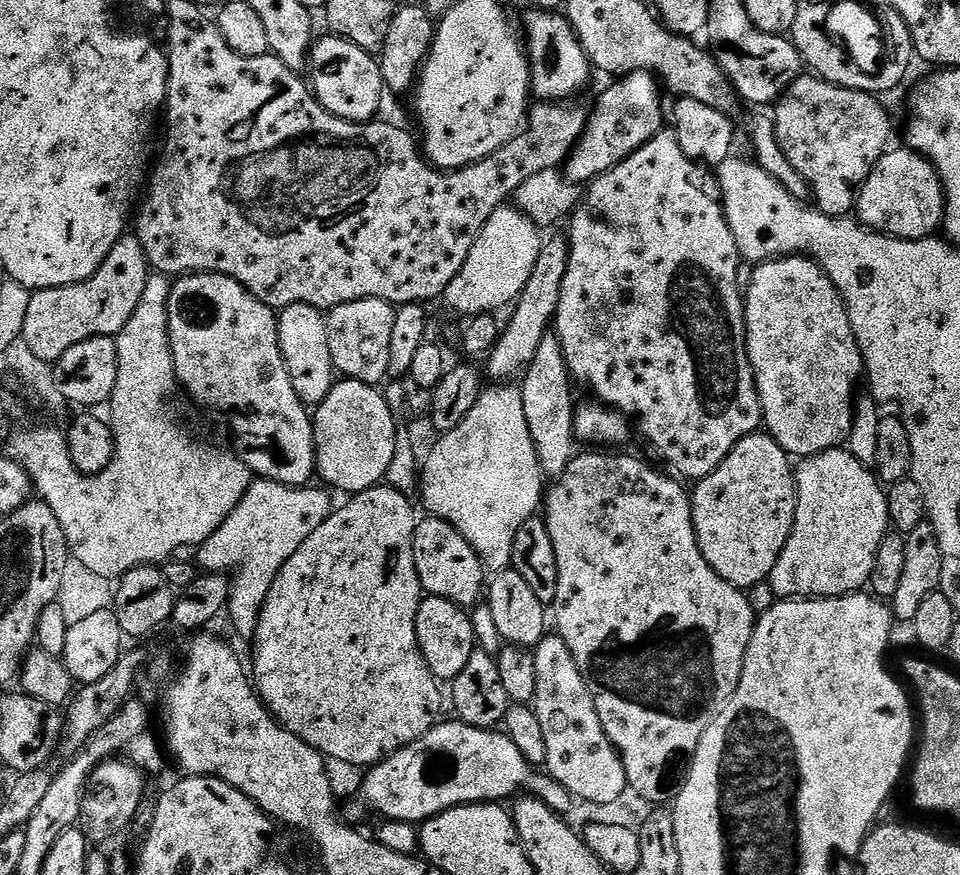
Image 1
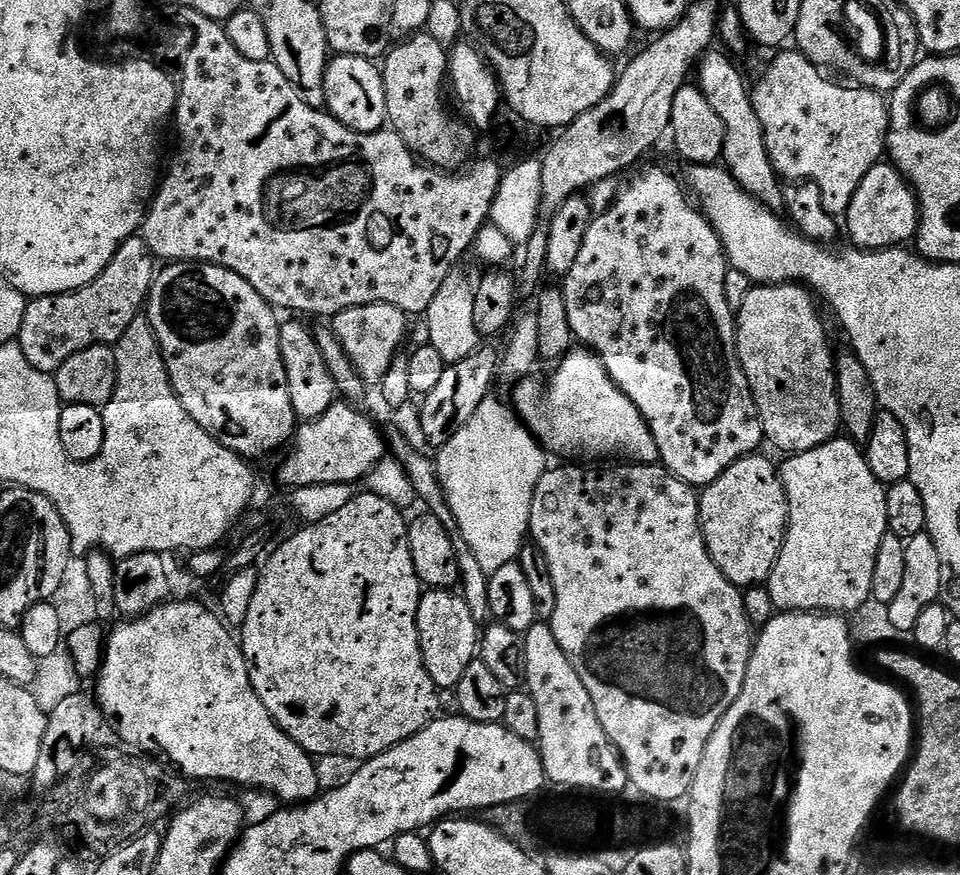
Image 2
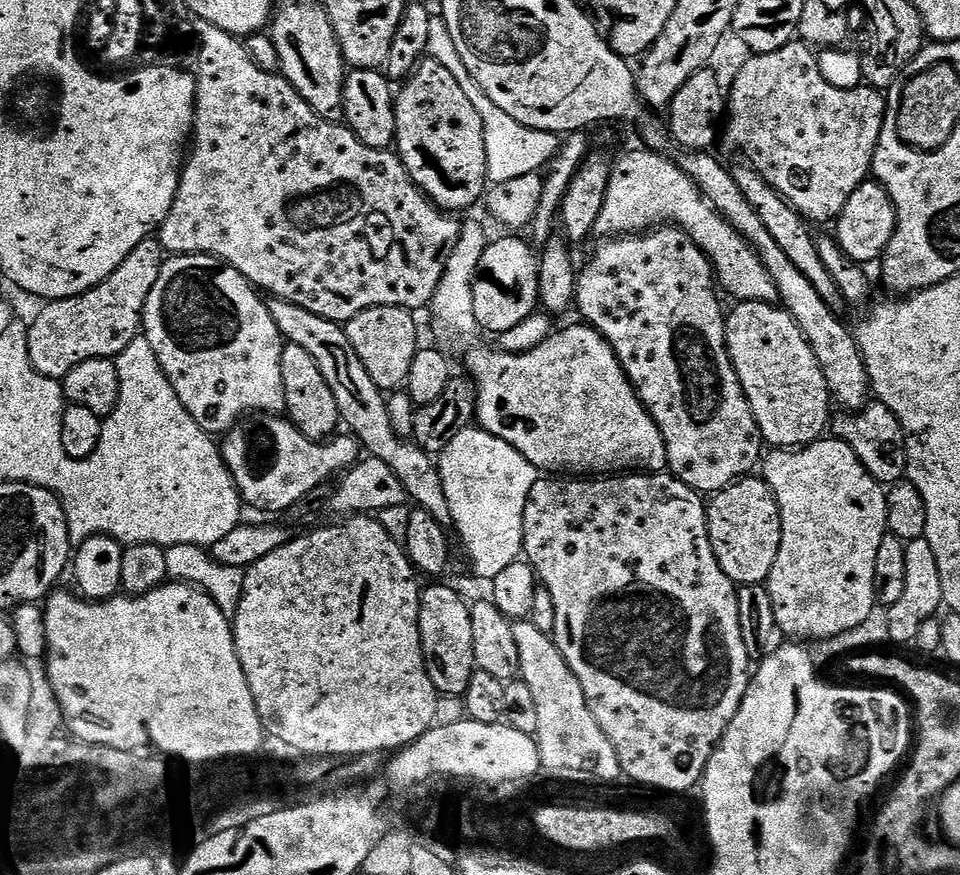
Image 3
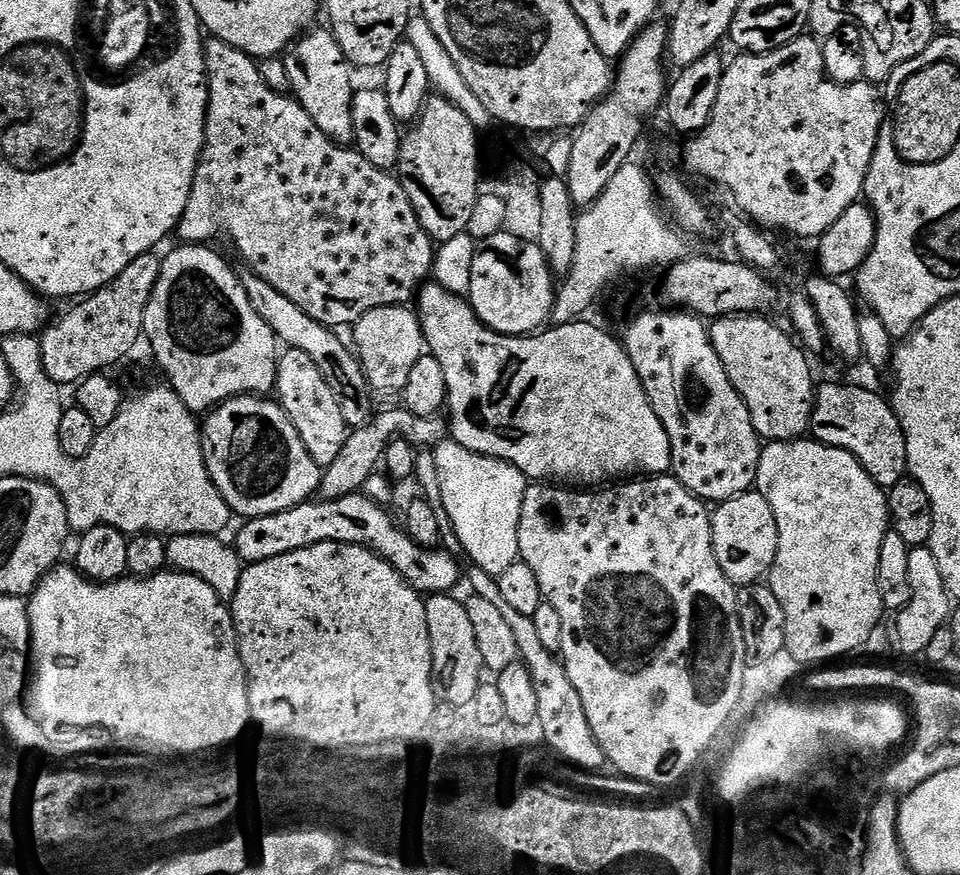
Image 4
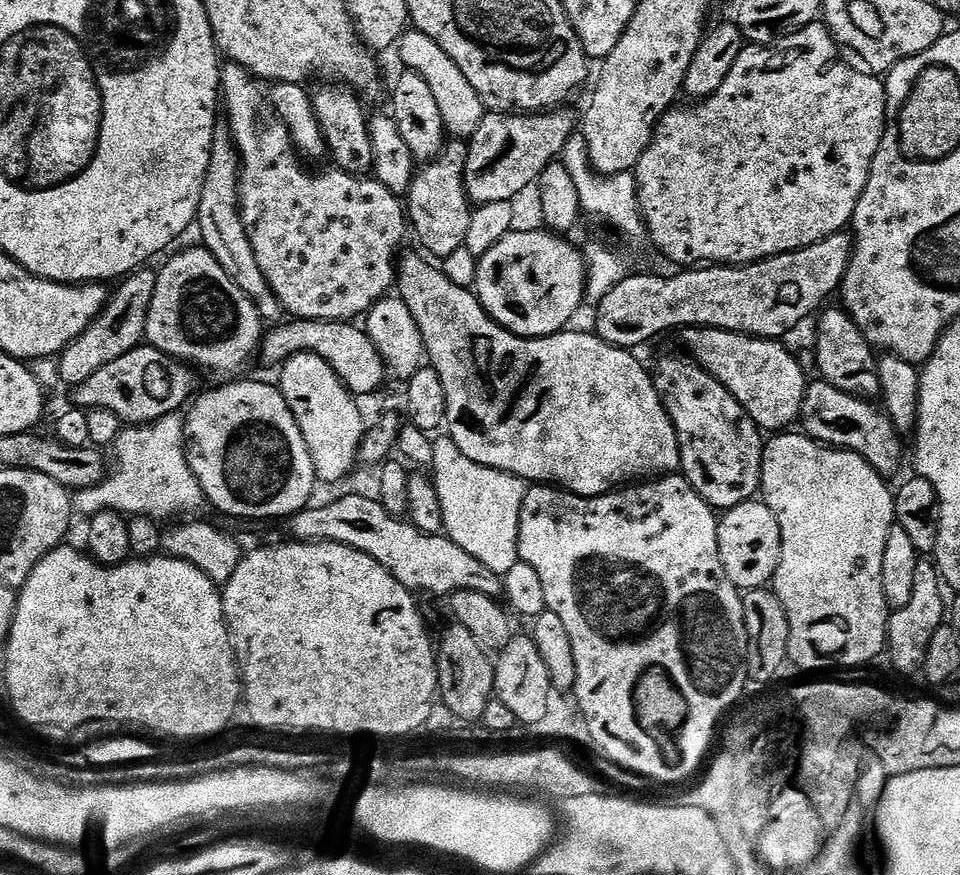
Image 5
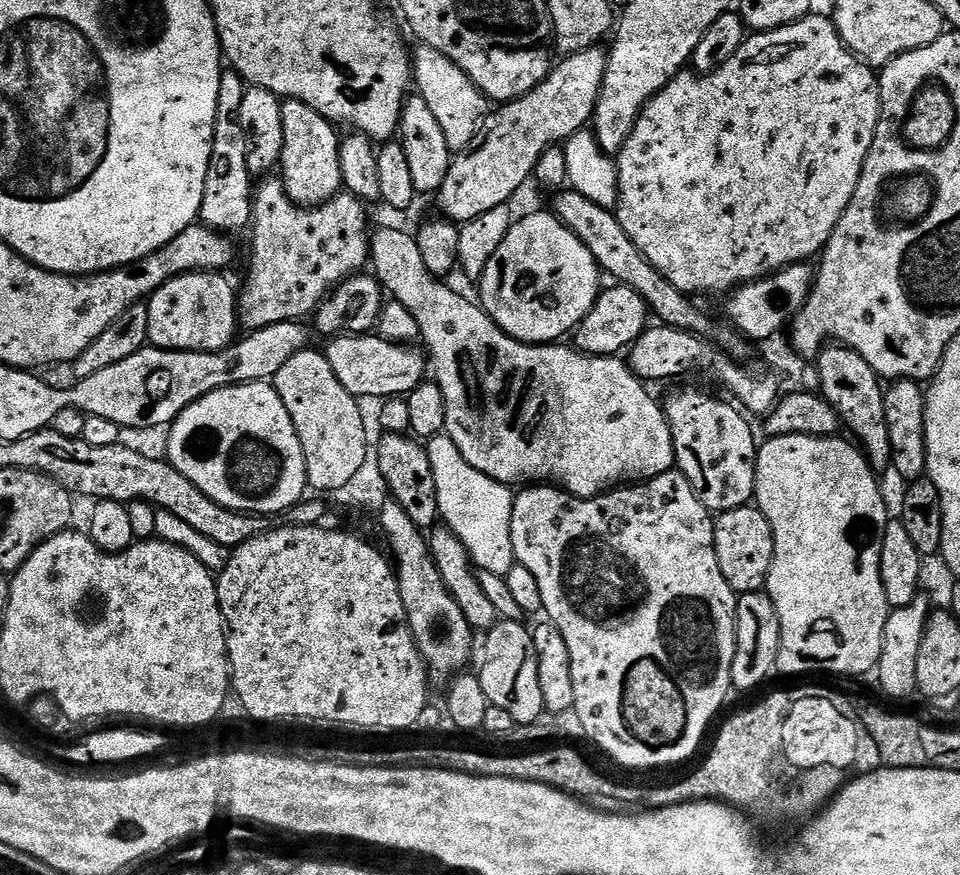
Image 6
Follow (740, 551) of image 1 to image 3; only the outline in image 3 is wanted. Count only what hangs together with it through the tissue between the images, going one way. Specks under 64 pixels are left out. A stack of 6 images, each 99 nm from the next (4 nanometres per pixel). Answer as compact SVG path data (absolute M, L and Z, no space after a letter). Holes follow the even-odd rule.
M749 474L743 480L735 480L728 488L715 493L707 505L708 533L714 554L718 558L718 566L732 579L732 583L764 584L770 570L774 570L774 558L778 558L778 546L782 542L782 522L778 502L770 490L770 486L756 474Z

